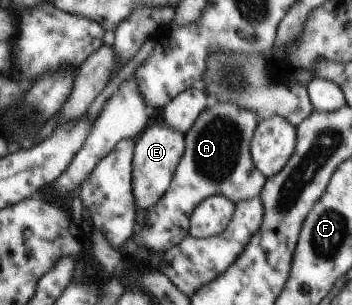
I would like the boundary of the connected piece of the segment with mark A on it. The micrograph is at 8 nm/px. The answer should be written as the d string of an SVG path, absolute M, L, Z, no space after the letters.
M211 102L185 137L185 151L169 189L147 210L141 227L123 243L120 254L129 257L143 249L153 253L173 249L190 235L191 214L208 197L222 195L234 204L259 198L267 178L255 167L250 156L250 141L259 122L257 113L241 109L237 103Z

